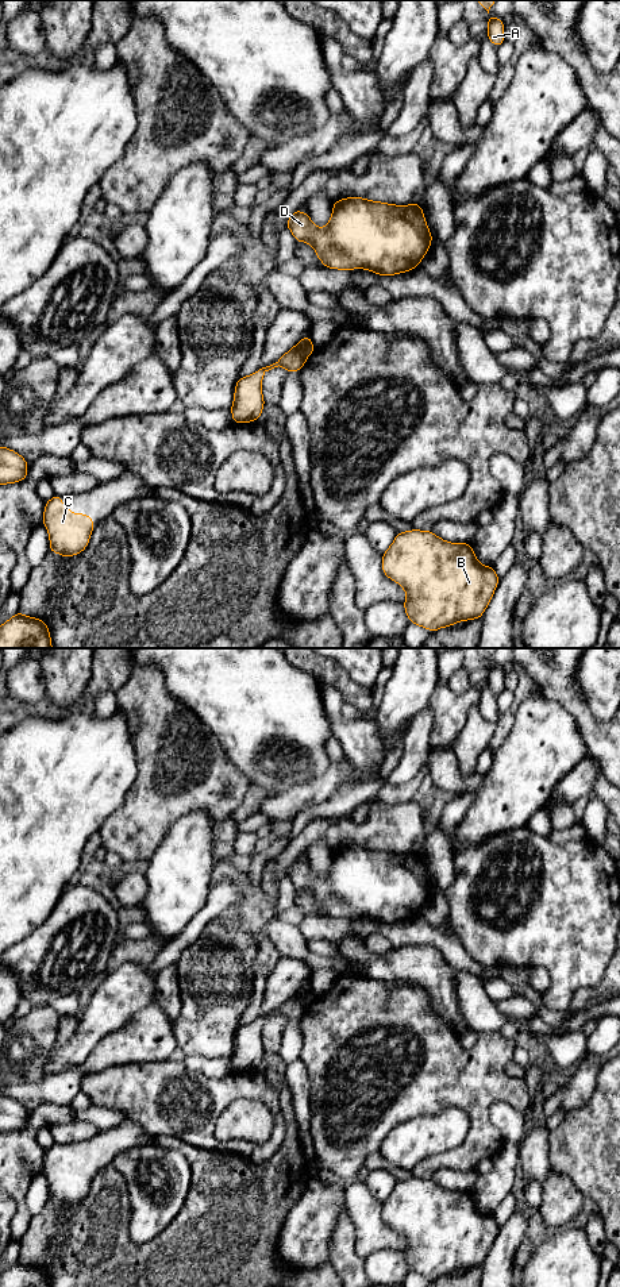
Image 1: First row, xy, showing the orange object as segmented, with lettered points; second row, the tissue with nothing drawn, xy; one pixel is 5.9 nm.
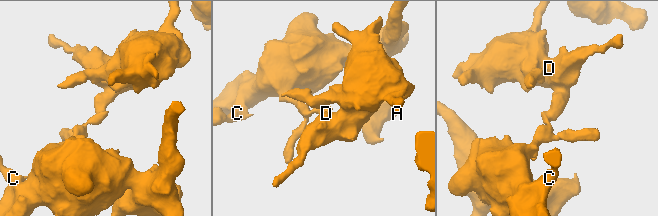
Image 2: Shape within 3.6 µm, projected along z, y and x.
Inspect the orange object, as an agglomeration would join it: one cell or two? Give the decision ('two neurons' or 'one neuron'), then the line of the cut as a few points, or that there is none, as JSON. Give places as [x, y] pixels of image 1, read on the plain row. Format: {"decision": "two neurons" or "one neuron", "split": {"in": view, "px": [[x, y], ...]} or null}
{"decision": "two neurons", "split": {"in": "xy", "px": [[311, 990], [303, 1000], [293, 995]]}}

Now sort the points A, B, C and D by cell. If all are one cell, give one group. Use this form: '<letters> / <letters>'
A D / B C

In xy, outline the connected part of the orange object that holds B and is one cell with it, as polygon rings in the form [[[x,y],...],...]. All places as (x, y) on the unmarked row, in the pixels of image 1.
[[[420,1178],[396,1182],[382,1202],[382,1221],[405,1238],[403,1253],[409,1271],[431,1280],[481,1267],[500,1230],[493,1214],[478,1210],[470,1191],[450,1191],[432,1179]]]

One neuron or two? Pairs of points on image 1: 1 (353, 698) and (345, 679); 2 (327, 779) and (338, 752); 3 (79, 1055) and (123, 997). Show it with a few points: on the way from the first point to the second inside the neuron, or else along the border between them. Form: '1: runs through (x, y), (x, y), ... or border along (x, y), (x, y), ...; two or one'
1: runs through (353, 694), (345, 684); one
2: border along (345, 755), (339, 760), (331, 762); two
3: runs through (85, 1040), (93, 1032), (93, 1027), (108, 1012); one

